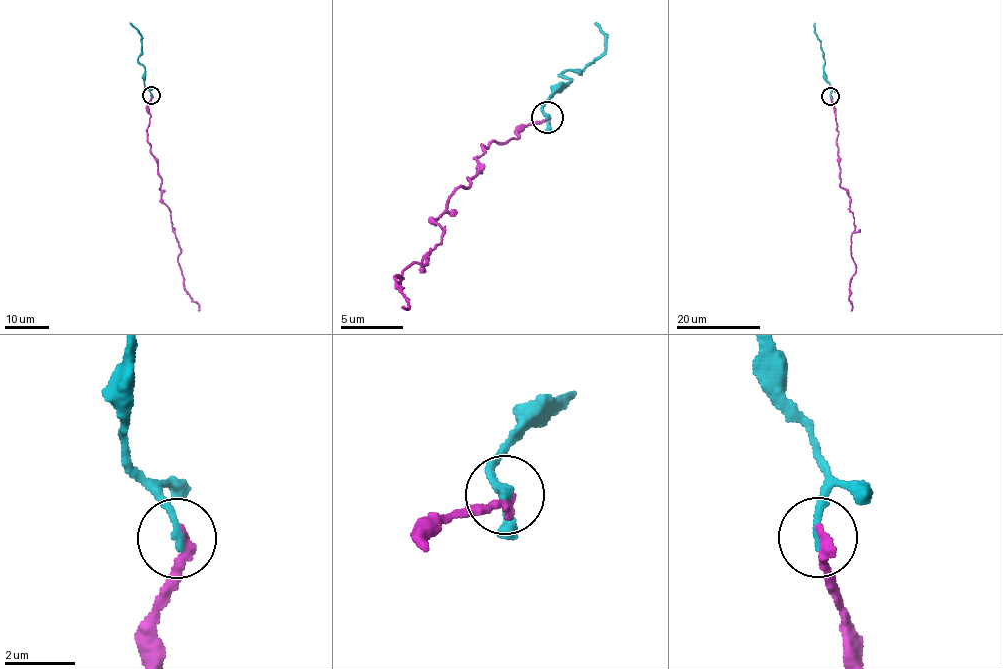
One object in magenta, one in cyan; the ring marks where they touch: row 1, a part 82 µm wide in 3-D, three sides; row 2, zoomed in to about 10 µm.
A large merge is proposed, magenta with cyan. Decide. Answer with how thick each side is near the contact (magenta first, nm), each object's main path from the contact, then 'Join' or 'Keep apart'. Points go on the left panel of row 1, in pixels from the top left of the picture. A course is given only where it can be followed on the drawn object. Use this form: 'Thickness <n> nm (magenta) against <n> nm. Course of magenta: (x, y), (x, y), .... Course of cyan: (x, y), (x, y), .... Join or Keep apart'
Thickness 240 nm (magenta) against 200 nm. Course of magenta: (151, 95), (148, 143), (161, 178), (161, 202), (169, 209), (180, 248), (184, 290), (199, 311). Course of cyan: (151, 95), (145, 86), (145, 67), (138, 60), (142, 34), (130, 23). Join

